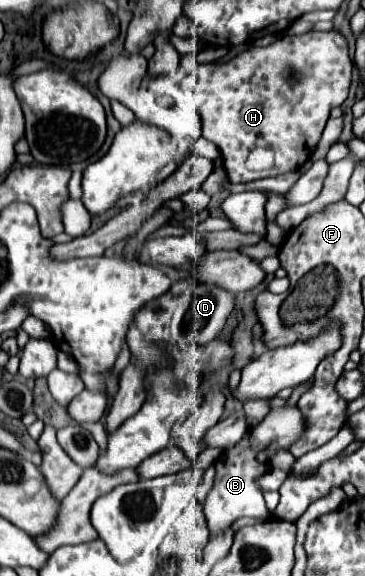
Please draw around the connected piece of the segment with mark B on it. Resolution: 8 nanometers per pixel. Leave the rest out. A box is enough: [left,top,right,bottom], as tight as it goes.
[205,407,305,535]

